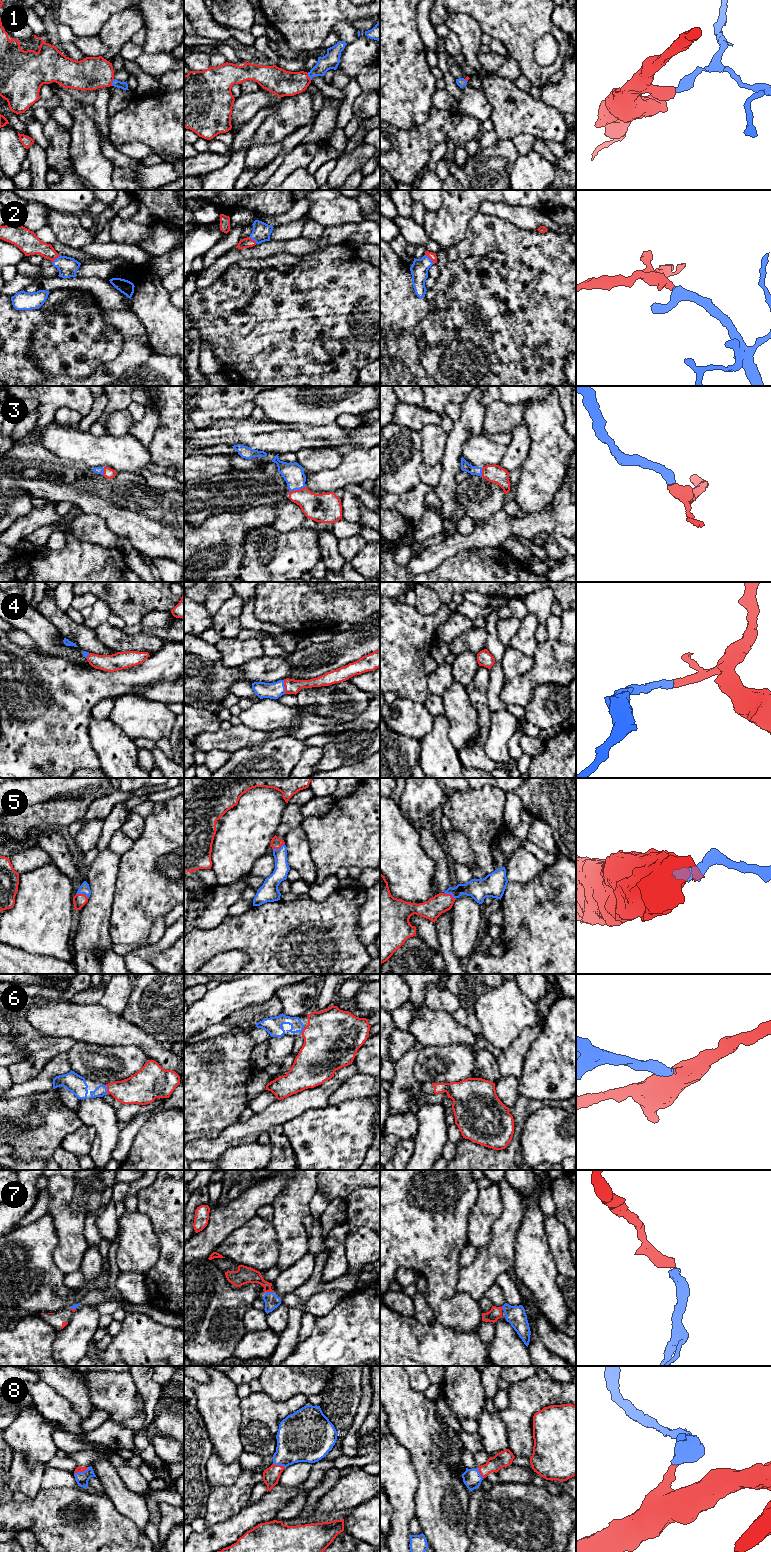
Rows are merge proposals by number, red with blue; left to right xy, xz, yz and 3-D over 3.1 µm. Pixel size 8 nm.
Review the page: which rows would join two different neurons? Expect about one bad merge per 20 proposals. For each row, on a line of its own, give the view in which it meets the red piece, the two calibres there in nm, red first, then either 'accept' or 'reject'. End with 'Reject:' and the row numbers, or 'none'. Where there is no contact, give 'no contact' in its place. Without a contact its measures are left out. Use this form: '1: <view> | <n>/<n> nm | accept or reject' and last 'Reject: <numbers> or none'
1: xy | 260/60 nm | reject
2: yz | 60/140 nm | accept
3: xz | 220/170 nm | accept
4: xz | 120/130 nm | accept
5: xy | 110/80 nm | accept
6: xy | 240/90 nm | accept
7: xz | 140/110 nm | accept
8: xy | 50/110 nm | accept
Reject: 1

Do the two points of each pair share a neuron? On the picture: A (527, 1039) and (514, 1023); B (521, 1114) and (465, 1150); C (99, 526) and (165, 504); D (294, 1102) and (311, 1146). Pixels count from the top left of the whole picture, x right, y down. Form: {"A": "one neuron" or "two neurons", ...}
{"A": "two neurons", "B": "one neuron", "C": "two neurons", "D": "two neurons"}

